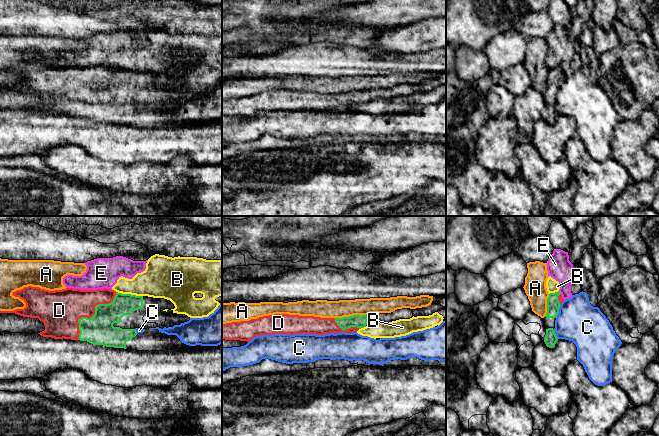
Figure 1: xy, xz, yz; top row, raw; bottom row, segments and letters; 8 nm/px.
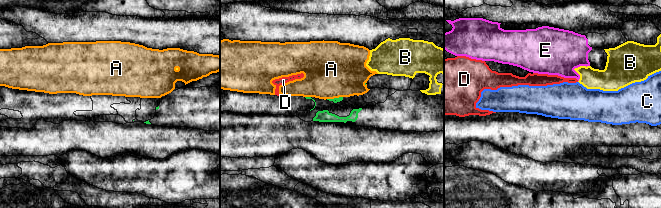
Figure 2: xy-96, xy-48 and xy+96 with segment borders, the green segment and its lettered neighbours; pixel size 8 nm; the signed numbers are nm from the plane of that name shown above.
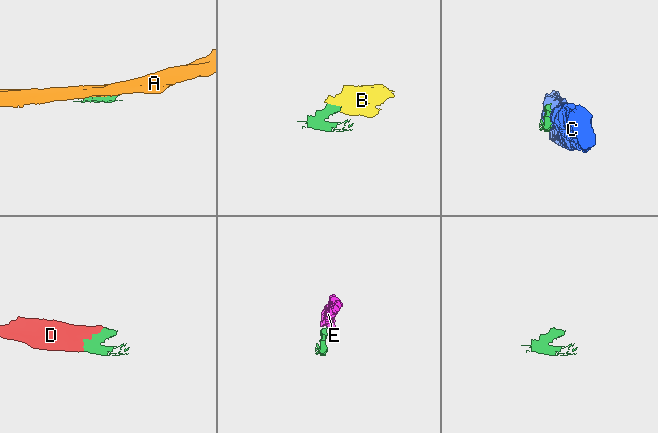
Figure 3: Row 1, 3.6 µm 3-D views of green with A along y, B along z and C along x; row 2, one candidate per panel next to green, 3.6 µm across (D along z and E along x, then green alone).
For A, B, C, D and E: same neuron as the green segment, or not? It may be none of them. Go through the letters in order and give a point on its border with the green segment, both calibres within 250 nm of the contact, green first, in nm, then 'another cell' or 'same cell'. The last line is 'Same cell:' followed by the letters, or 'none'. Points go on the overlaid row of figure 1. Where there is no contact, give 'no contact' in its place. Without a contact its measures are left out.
A: xz (351, 316) | 100/140 nm | another cell
B: xy (130, 294) | 180/280 nm | another cell
C: yz (558, 311) | 110/340 nm | another cell
D: xy (93, 315) | 240/300 nm | same cell
E: yz (559, 292) | 110/200 nm | another cell
Same cell: D

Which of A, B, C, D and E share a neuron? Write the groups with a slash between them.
A / B E / C / D

